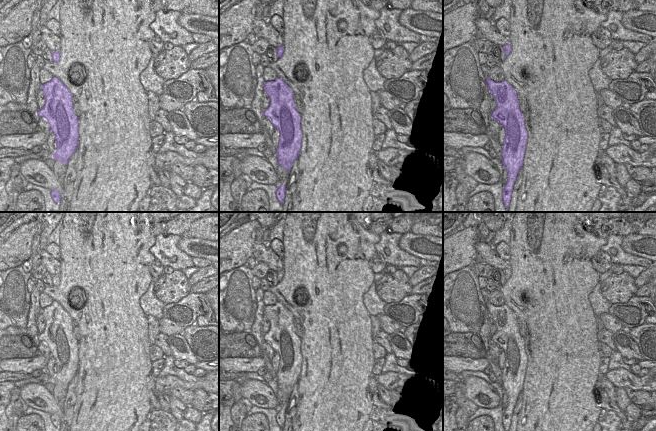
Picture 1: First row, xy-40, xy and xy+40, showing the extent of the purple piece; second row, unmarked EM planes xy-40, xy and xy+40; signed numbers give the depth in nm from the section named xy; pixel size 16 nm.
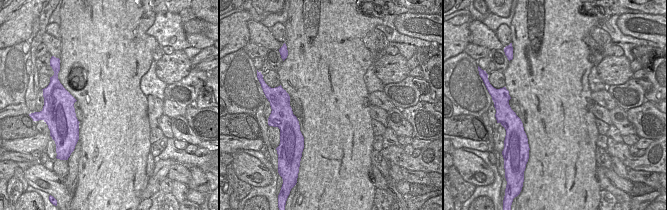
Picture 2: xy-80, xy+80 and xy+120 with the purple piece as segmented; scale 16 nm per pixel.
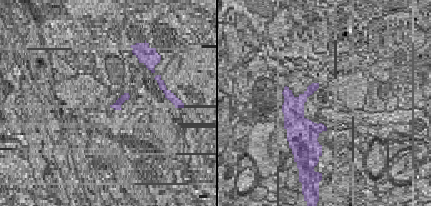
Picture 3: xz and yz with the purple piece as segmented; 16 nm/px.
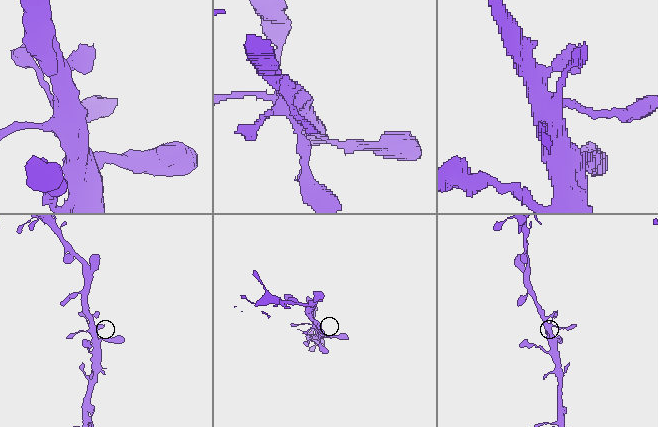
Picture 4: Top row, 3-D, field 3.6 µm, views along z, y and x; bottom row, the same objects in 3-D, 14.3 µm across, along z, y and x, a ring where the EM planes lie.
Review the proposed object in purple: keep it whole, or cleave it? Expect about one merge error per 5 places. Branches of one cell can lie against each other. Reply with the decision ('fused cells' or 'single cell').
single cell

